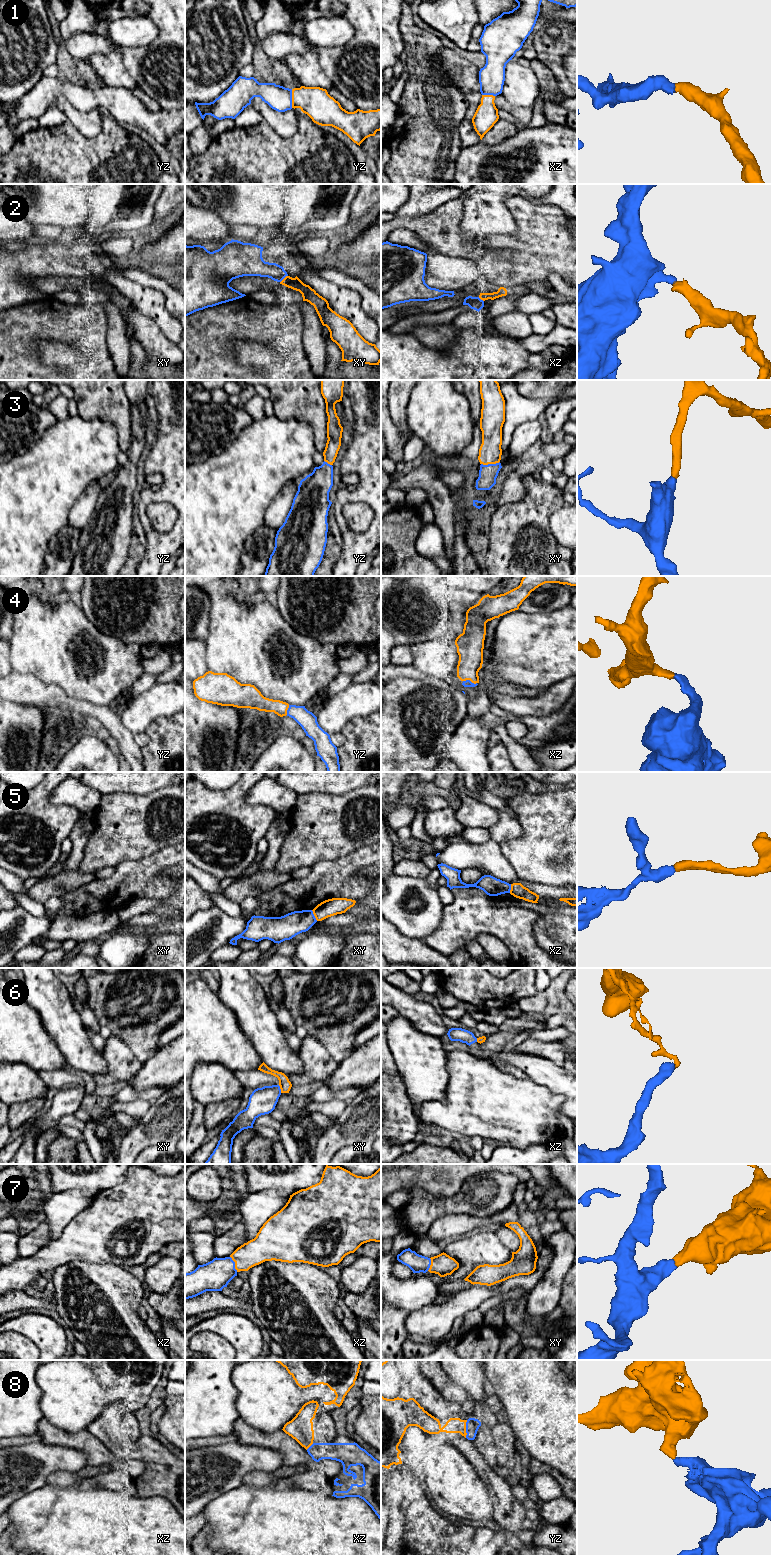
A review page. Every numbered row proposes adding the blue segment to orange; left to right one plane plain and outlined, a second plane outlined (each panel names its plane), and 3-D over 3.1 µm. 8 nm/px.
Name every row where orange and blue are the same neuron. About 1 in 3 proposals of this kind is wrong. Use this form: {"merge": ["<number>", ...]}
{"merge": ["1", "3", "4", "6", "7", "8"]}

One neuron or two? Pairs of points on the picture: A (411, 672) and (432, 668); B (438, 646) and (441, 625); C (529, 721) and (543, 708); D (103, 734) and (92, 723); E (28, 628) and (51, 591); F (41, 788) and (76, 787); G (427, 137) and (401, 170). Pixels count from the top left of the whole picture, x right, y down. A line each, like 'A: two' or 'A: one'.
A: two
B: two
C: two
D: one
E: two
F: two
G: one

